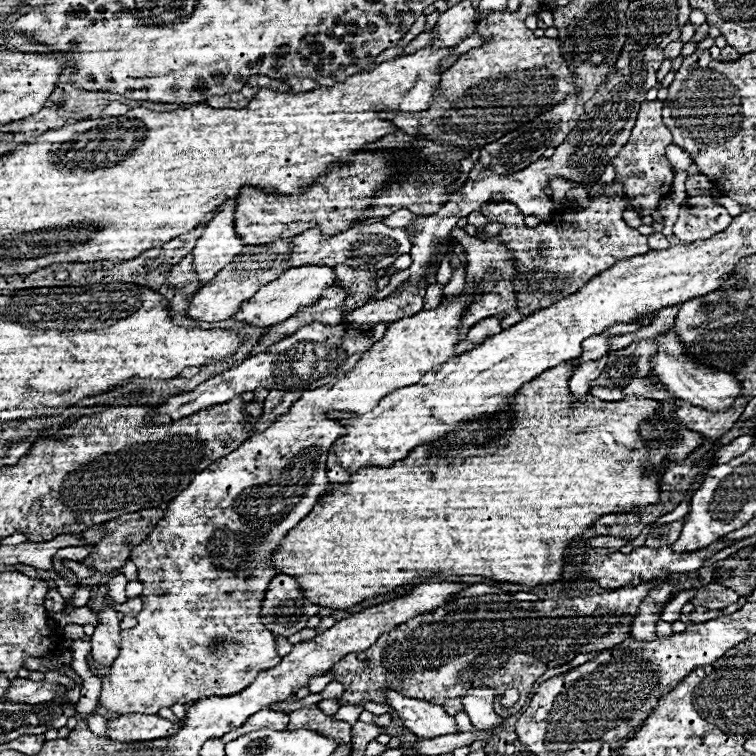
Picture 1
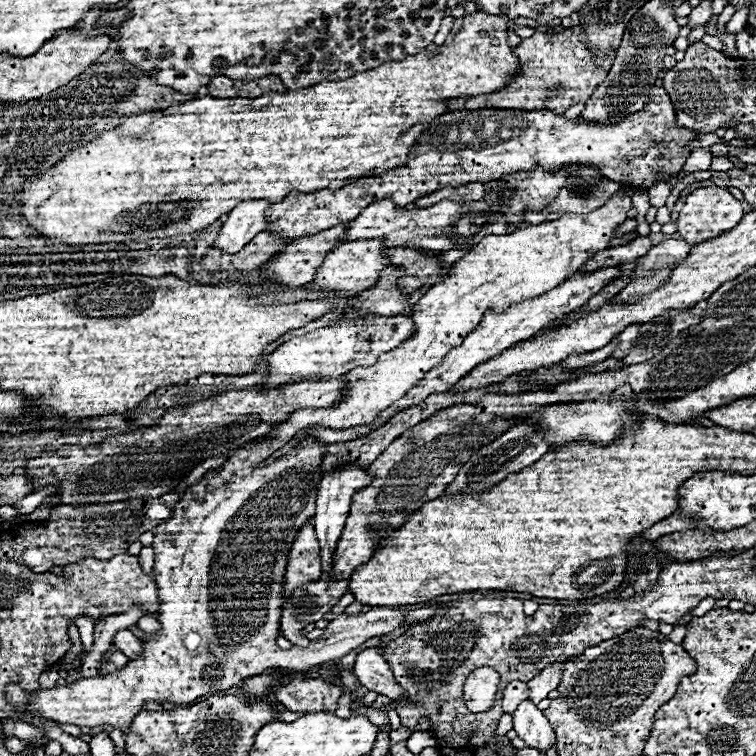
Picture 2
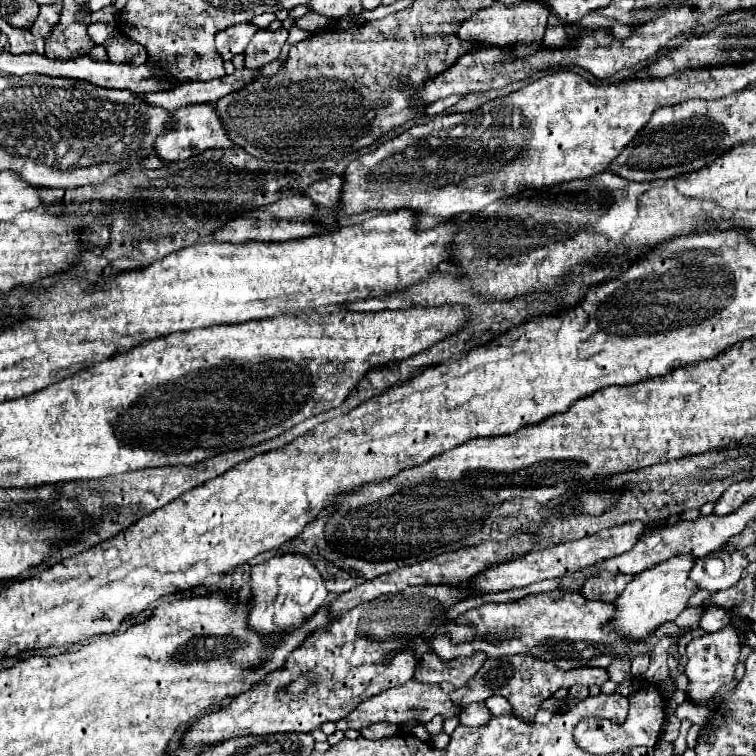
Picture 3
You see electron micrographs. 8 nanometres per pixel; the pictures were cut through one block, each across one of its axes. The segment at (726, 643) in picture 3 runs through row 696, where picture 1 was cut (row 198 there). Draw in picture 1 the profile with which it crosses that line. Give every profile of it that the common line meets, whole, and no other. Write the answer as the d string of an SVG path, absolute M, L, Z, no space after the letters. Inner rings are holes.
M712 196L686 198L680 208L680 216L674 224L674 234L684 242L706 240L728 228L732 216L726 208L718 206Z

